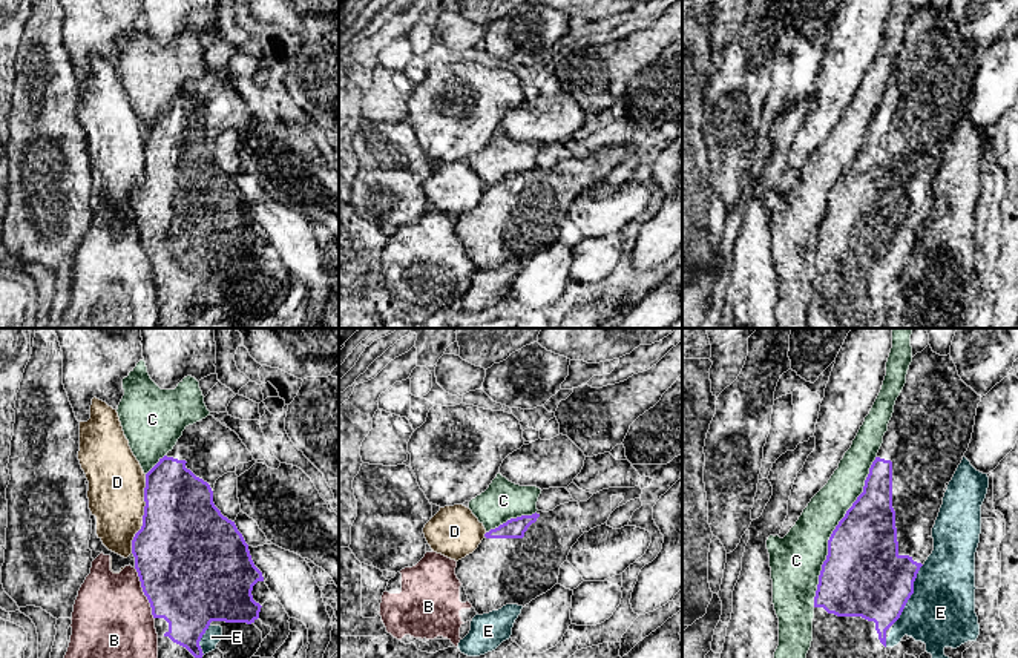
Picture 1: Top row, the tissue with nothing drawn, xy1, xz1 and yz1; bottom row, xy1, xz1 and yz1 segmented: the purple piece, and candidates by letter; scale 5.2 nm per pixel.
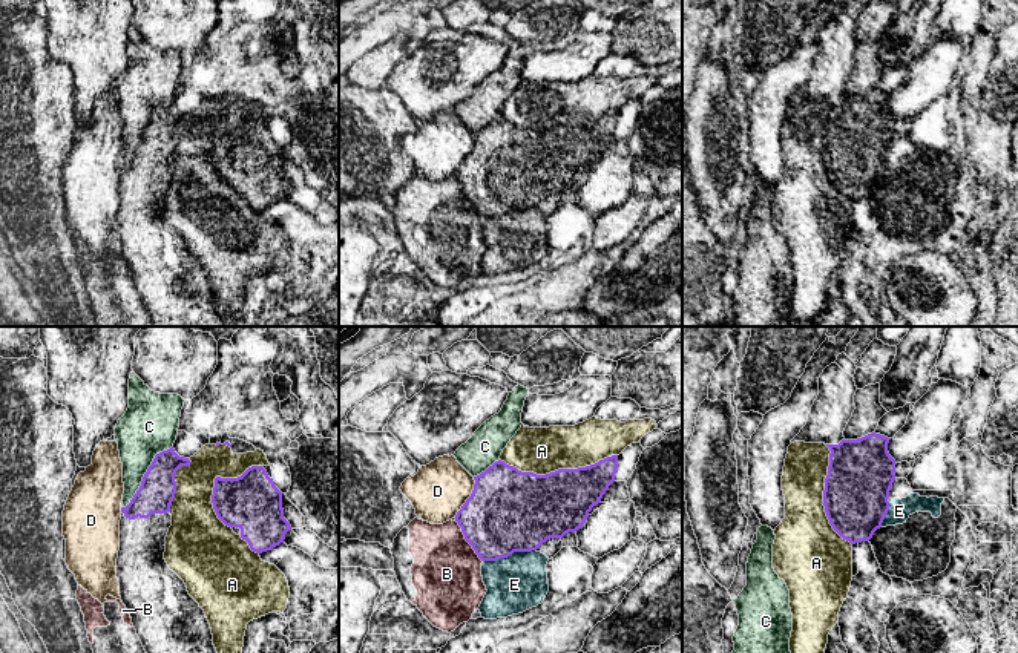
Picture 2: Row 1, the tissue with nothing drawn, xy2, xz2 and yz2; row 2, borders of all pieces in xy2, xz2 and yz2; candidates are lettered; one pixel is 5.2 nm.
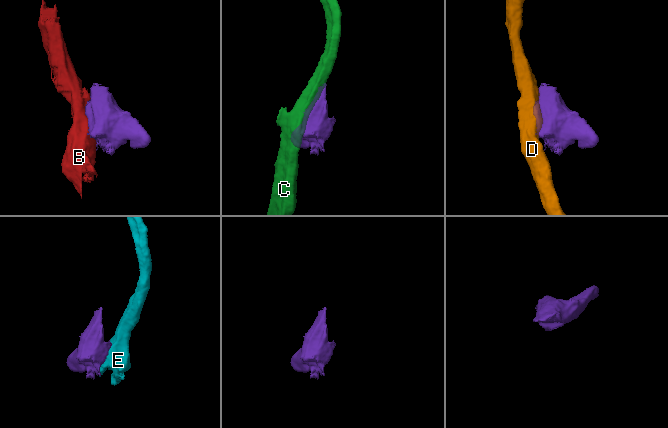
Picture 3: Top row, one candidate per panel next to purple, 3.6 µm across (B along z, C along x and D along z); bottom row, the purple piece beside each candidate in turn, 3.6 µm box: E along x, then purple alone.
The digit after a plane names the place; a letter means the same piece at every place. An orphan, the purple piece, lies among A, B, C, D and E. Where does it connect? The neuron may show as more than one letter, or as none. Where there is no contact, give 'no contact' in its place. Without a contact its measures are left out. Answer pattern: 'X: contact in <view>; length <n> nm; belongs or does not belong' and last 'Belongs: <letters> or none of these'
A: contact in xz2; length 600 nm; does not belong
B: contact in xy1; length 300 nm; does not belong
C: contact in yz1; length 850 nm; does not belong
D: contact in xy1; length 420 nm; does not belong
E: contact in yz1; length 360 nm; does not belong
Belongs: none of these

